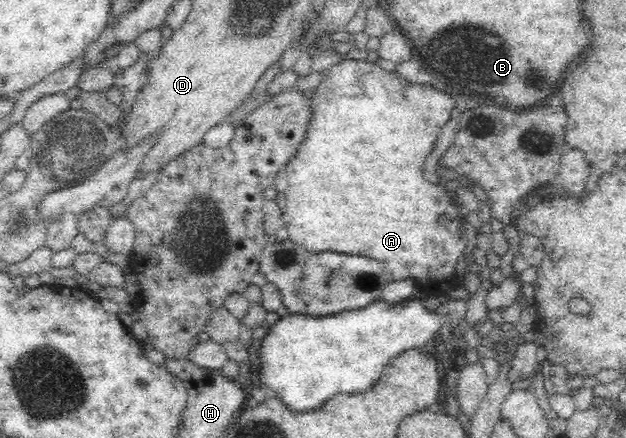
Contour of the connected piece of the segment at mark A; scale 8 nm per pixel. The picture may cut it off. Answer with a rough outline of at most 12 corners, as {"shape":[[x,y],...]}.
{"shape":[[333,64],[289,238],[442,290],[466,240],[424,160],[454,100]]}

